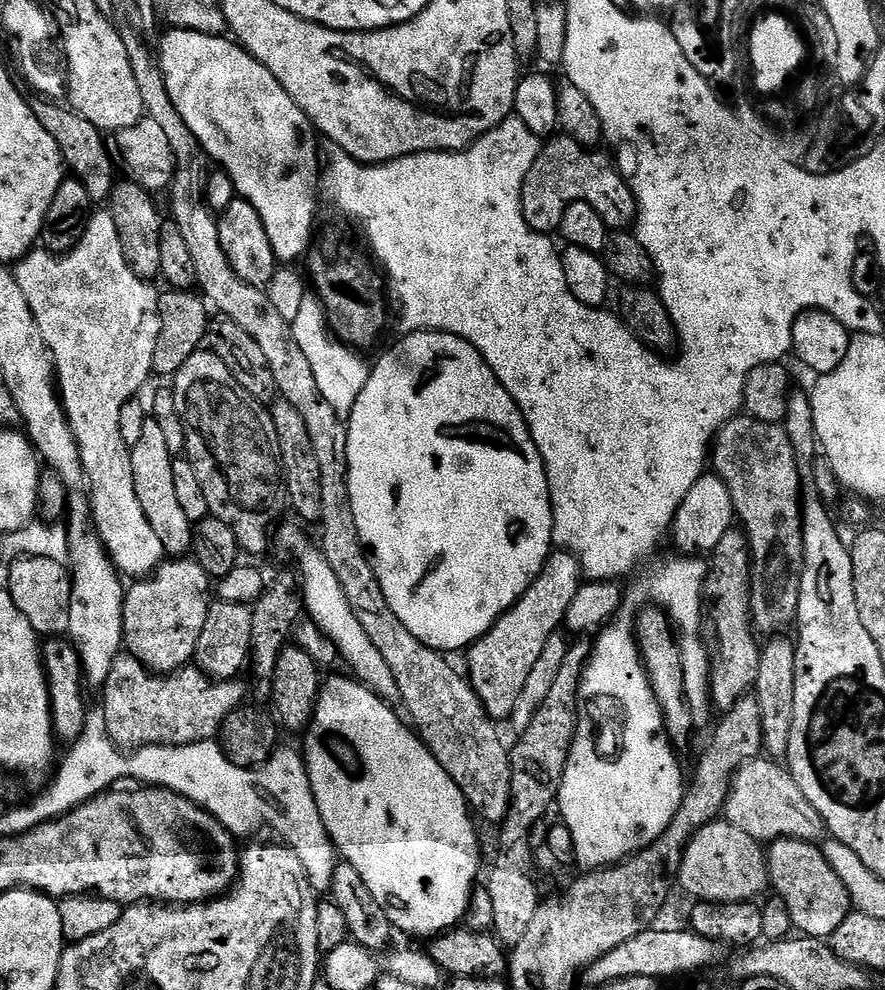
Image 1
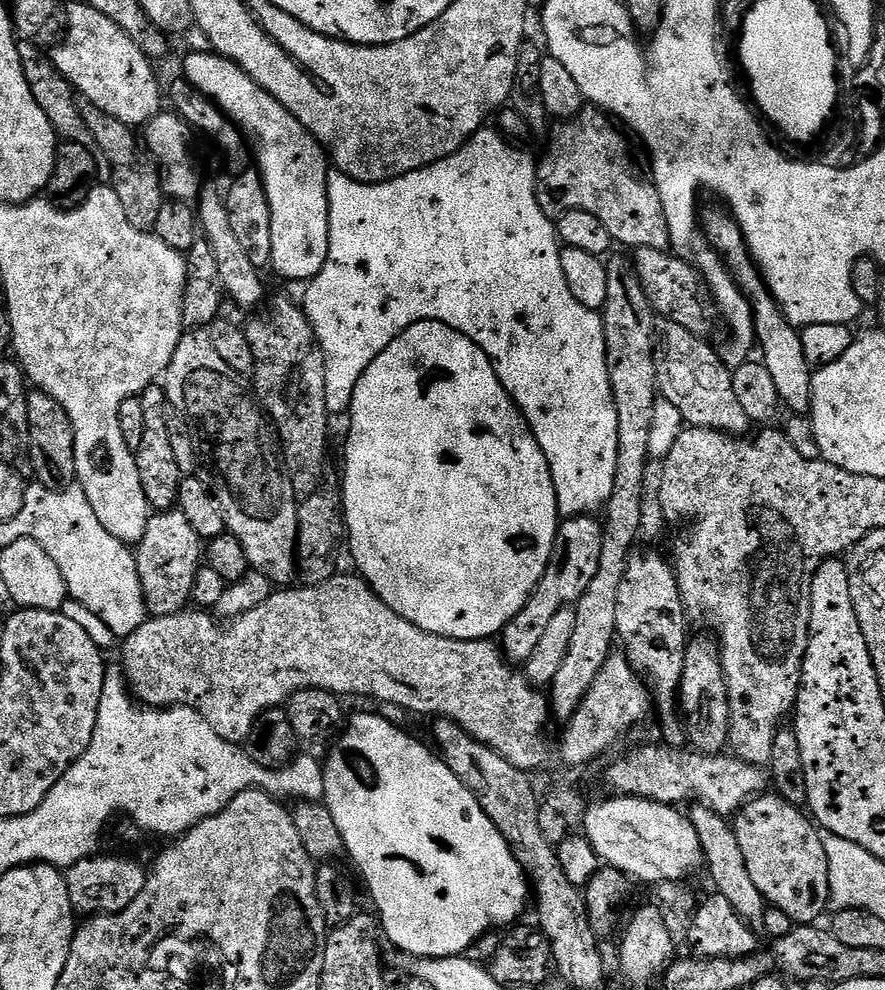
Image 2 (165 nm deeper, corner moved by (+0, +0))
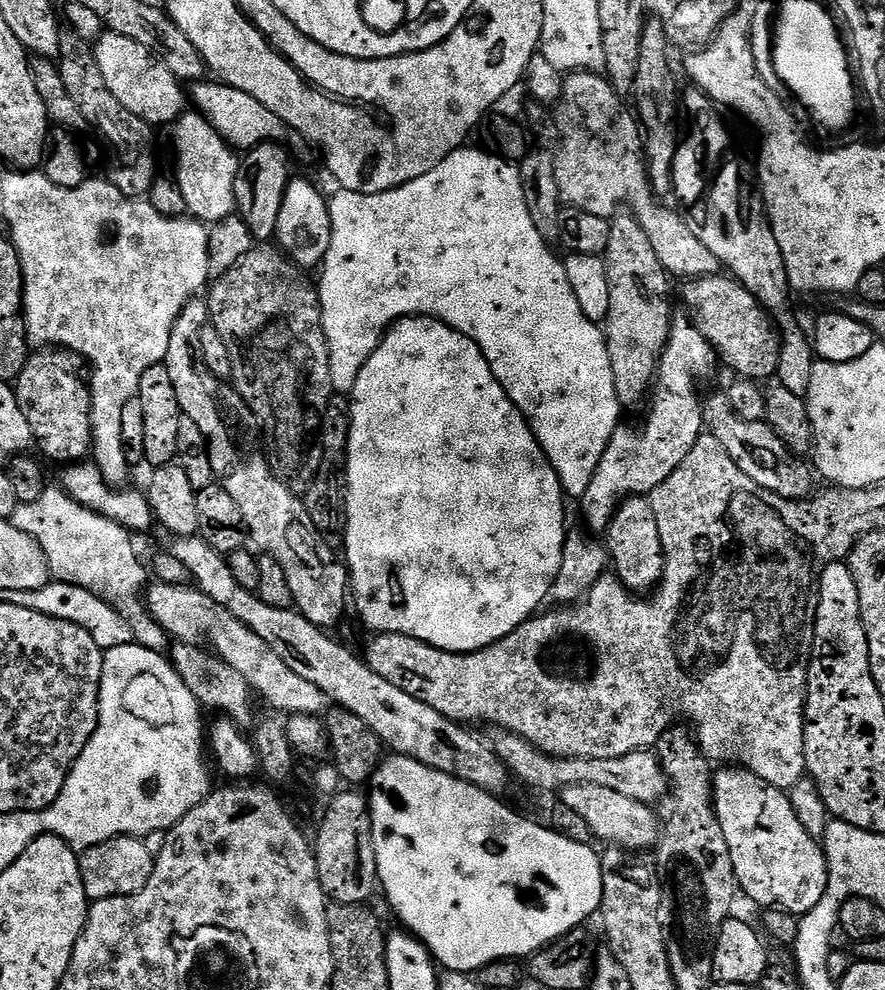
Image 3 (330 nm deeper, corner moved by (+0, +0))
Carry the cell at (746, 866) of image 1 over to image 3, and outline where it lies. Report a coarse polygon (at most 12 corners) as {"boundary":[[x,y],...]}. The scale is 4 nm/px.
{"boundary":[[566,786],[559,803],[604,844],[651,849],[660,821],[649,805],[606,786]]}

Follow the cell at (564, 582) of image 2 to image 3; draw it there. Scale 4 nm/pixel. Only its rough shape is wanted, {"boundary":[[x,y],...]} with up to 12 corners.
{"boundary":[[673,315],[641,428],[616,427],[578,497],[607,533],[647,497],[705,431],[696,376],[716,351]]}

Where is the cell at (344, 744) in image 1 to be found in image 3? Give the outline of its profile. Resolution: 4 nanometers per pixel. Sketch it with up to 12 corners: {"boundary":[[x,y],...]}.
{"boundary":[[409,756],[379,887],[450,972],[600,911],[601,853]]}

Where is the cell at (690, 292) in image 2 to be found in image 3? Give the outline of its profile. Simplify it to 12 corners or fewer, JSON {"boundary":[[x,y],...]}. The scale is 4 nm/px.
{"boundary":[[728,274],[680,296],[719,363],[771,381],[780,337],[768,309]]}

